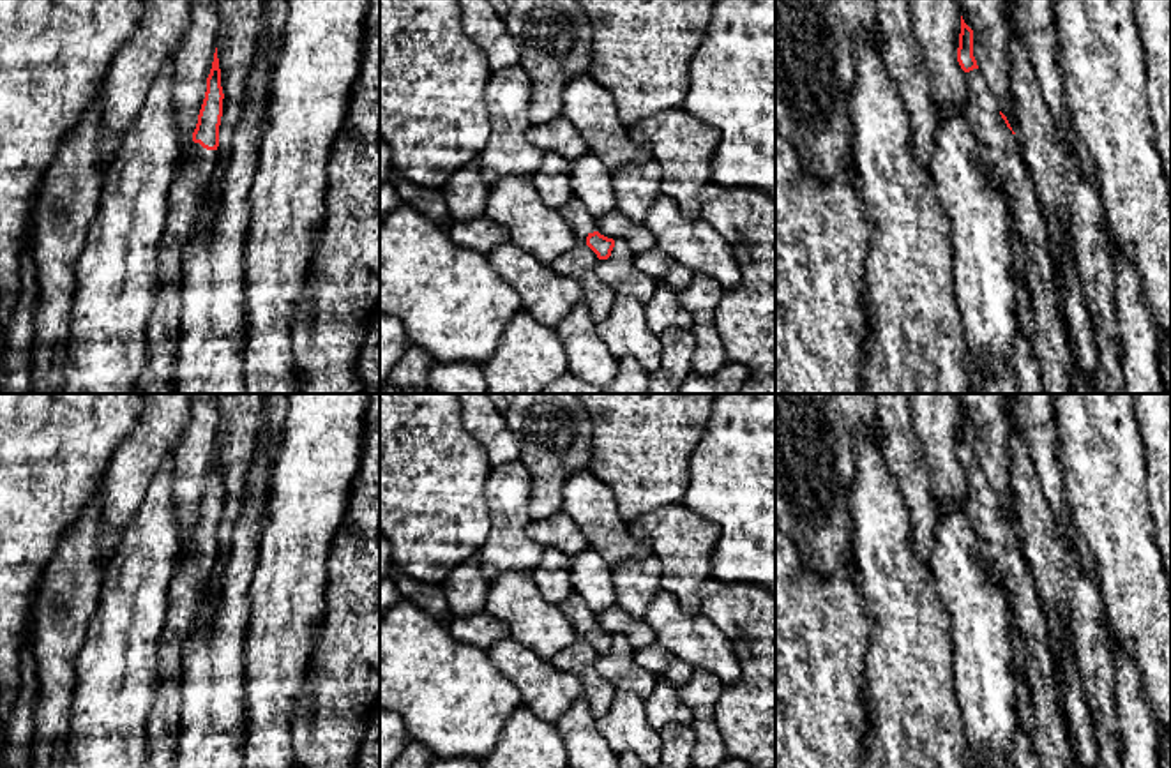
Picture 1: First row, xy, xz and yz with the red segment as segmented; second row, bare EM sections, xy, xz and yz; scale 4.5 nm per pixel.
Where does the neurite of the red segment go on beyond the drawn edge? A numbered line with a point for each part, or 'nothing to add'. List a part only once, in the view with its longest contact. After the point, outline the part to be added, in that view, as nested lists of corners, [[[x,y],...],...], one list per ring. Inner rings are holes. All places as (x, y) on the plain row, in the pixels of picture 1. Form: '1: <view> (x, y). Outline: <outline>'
1: yz (1002, 546). Outline: [[[980,464],[966,470],[968,510],[977,526],[989,577],[1007,600],[1009,637],[1017,632],[1026,648],[1026,680],[1033,703],[1033,747],[1042,768],[1069,768],[1067,720],[1056,683],[1054,659],[1047,644],[1047,618],[1019,530],[1000,510],[998,496]]]

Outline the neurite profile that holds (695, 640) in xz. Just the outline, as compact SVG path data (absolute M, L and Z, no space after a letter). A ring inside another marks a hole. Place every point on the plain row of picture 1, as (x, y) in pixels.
M666 590L659 591L643 618L661 644L687 666L714 673L724 687L742 676L733 643L703 614L689 616Z

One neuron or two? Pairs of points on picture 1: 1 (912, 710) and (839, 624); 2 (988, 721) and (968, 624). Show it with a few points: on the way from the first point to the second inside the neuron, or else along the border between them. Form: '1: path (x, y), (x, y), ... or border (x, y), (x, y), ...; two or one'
1: border (866, 611), (871, 620), (871, 640), (862, 694); two
2: path (984, 696), (982, 648); one

